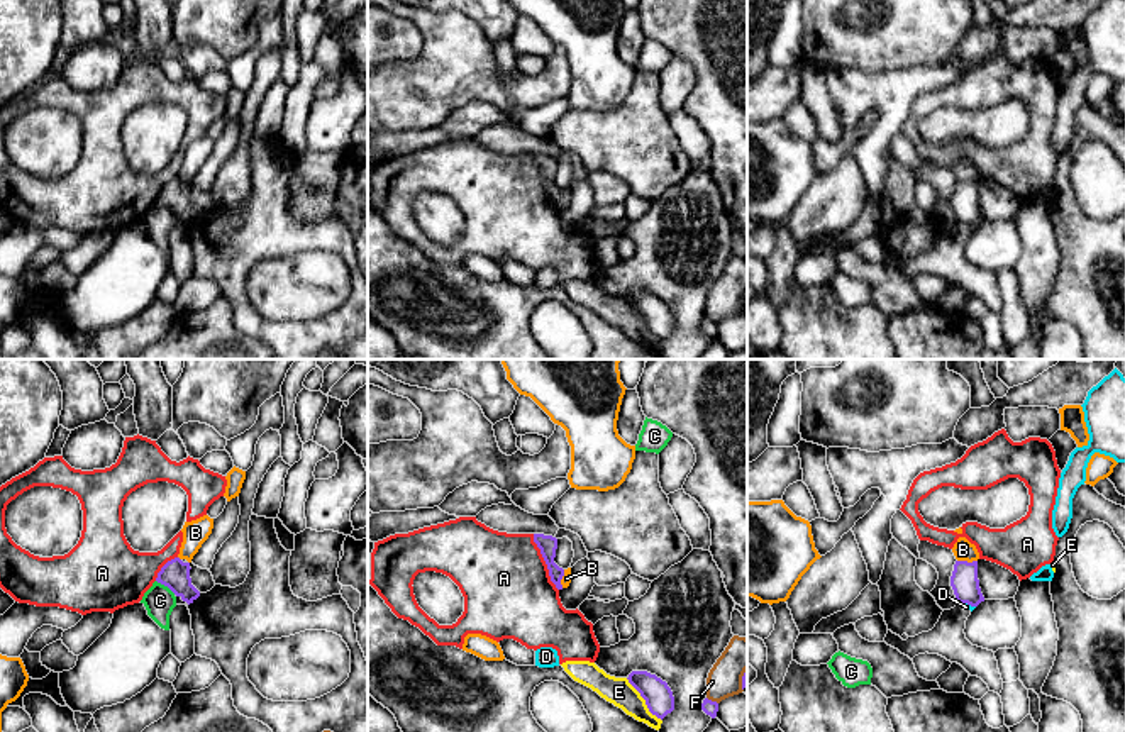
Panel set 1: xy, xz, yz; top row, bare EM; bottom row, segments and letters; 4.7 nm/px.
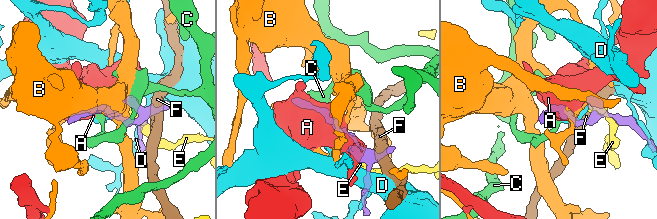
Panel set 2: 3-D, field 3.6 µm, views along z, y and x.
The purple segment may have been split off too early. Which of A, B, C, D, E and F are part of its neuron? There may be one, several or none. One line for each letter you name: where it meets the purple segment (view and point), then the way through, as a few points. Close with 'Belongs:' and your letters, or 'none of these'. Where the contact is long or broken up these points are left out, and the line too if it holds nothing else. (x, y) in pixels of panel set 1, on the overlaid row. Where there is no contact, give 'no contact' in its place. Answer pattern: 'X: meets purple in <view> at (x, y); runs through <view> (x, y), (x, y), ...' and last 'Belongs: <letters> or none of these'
Belongs: none of these

